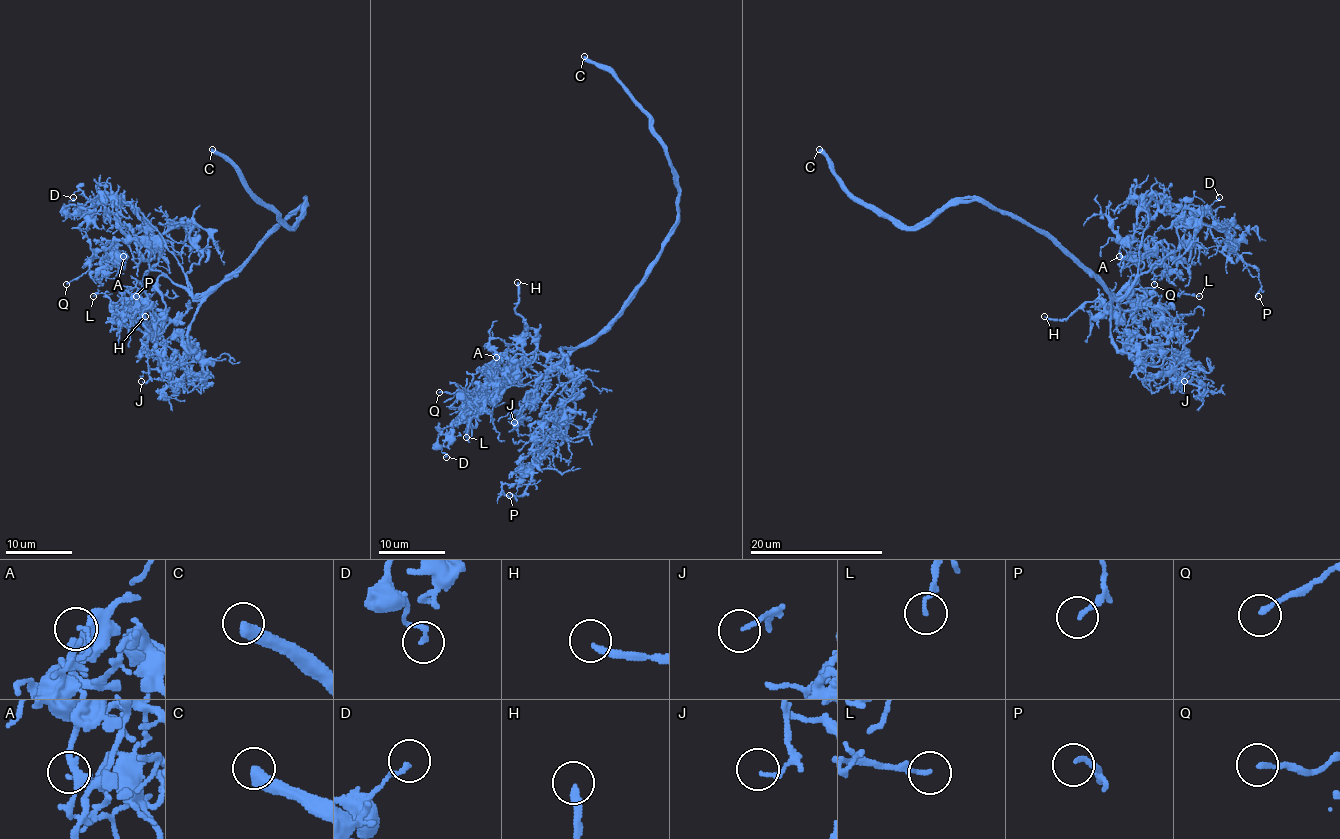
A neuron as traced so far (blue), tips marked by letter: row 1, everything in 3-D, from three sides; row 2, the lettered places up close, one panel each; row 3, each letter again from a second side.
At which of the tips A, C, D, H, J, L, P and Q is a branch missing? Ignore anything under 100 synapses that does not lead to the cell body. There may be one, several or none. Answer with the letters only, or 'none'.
C

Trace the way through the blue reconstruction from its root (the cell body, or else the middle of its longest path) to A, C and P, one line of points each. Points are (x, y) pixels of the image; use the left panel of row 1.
A: (253, 252), (200, 297), (116, 241), (123, 256)
C: (253, 252), (307, 202), (305, 209), (290, 226), (212, 149)
P: (253, 252), (195, 297), (187, 272), (202, 254), (193, 246), (178, 252), (160, 246), (136, 296)

